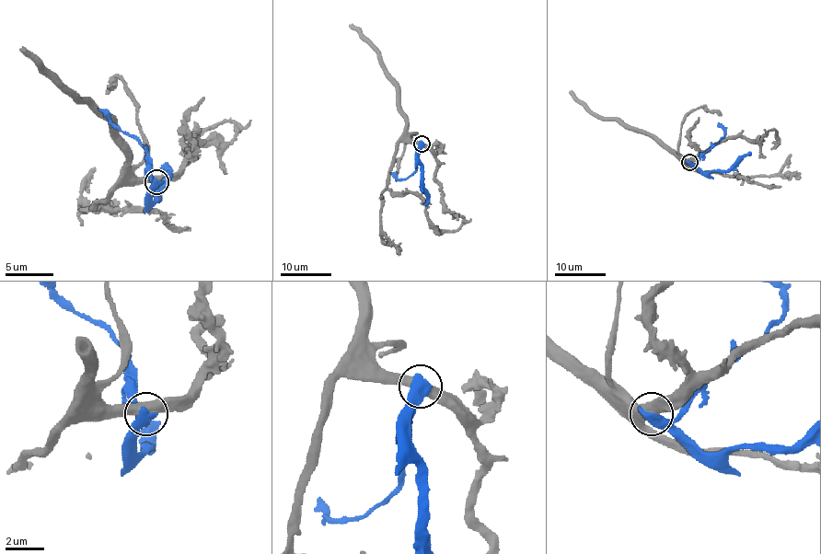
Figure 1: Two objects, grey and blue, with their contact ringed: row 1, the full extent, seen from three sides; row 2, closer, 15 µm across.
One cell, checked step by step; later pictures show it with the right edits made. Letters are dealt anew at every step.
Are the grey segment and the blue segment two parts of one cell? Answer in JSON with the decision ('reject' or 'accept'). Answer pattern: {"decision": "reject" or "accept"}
{"decision": "reject"}

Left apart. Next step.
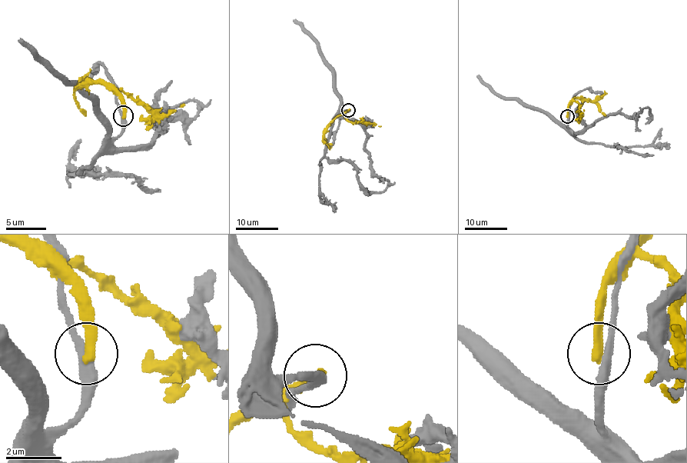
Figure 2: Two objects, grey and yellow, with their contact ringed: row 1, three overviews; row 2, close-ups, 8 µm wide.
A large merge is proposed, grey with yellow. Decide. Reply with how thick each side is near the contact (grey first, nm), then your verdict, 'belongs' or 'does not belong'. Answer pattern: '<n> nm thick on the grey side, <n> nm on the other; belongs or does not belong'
340 nm thick on the grey side, 360 nm on the other; does not belong

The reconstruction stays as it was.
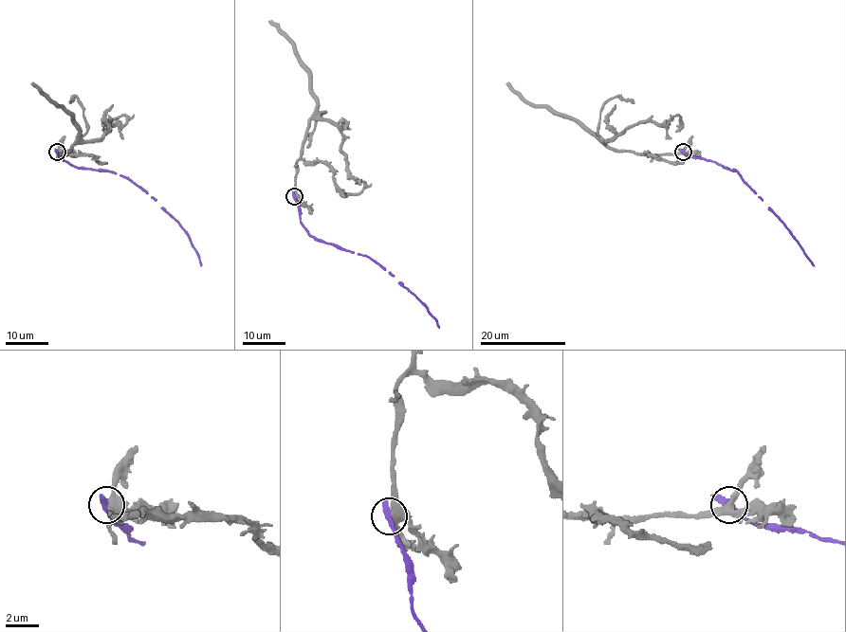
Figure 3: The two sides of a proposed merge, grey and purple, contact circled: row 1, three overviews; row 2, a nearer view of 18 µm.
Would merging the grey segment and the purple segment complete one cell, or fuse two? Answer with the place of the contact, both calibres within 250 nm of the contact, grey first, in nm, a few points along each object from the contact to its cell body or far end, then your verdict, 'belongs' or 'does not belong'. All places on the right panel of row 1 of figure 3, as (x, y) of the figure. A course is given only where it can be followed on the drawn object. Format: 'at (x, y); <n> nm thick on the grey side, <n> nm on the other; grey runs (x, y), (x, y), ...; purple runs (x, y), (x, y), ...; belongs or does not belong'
at (683, 152); 400 nm thick on the grey side, 380 nm on the other; grey runs (682, 151), (647, 155), (610, 149), (605, 144), (643, 121), (668, 124), (679, 116), (680, 126), (676, 132); purple runs (682, 151), (737, 171), (783, 223), (814, 265); does not belong

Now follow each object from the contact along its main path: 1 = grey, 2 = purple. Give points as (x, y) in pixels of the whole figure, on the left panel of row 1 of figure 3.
1: (57, 151), (94, 142), (107, 121), (123, 124), (127, 117), (117, 117), (104, 132)
2: (56, 151), (73, 166), (113, 171), (135, 182), (178, 223), (196, 251), (201, 265)

